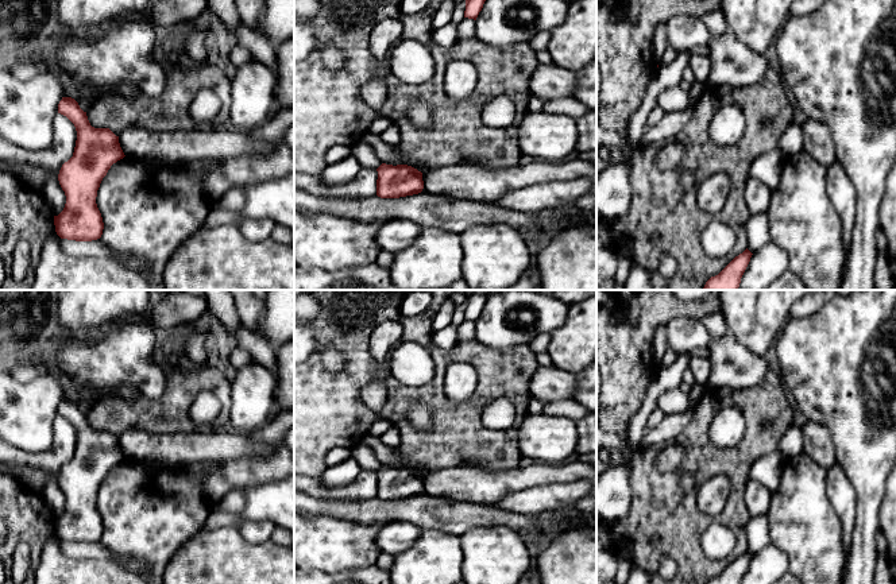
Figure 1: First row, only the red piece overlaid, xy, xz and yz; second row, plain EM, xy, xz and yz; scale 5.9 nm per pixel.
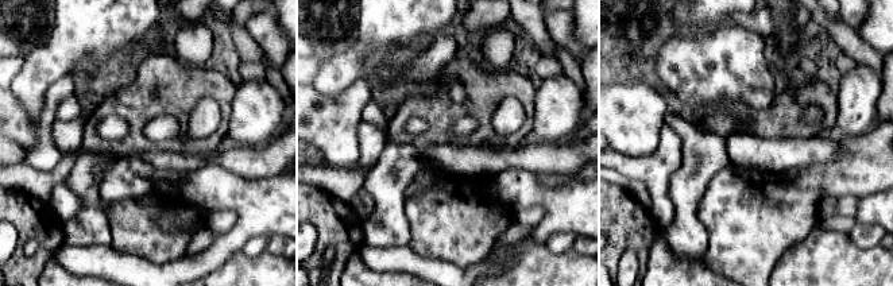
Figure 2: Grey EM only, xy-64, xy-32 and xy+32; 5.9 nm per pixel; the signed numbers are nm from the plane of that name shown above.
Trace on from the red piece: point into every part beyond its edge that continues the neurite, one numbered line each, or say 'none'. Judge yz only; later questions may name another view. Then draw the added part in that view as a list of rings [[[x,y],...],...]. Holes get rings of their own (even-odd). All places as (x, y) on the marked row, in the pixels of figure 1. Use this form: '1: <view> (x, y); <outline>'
none

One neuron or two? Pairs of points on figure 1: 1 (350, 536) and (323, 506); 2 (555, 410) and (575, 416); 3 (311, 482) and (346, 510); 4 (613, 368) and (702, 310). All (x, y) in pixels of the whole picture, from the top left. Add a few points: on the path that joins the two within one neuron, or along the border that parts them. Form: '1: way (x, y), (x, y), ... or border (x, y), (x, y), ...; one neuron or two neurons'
1: border (308, 517), (340, 517), (362, 523); two neurons
2: way (560, 410), (570, 410); one neuron
3: border (308, 492), (321, 498), (365, 499); two neurons
4: way (634, 344), (665, 309), (678, 309); one neuron

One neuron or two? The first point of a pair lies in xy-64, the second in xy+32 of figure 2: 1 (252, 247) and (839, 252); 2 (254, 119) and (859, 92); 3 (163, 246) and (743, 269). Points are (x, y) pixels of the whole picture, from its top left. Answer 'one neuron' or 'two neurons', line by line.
1: two neurons
2: one neuron
3: one neuron

